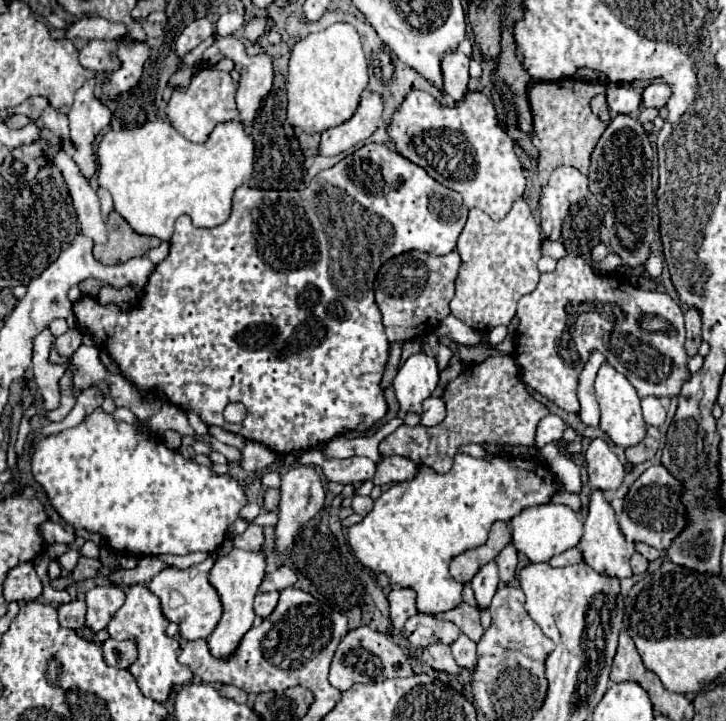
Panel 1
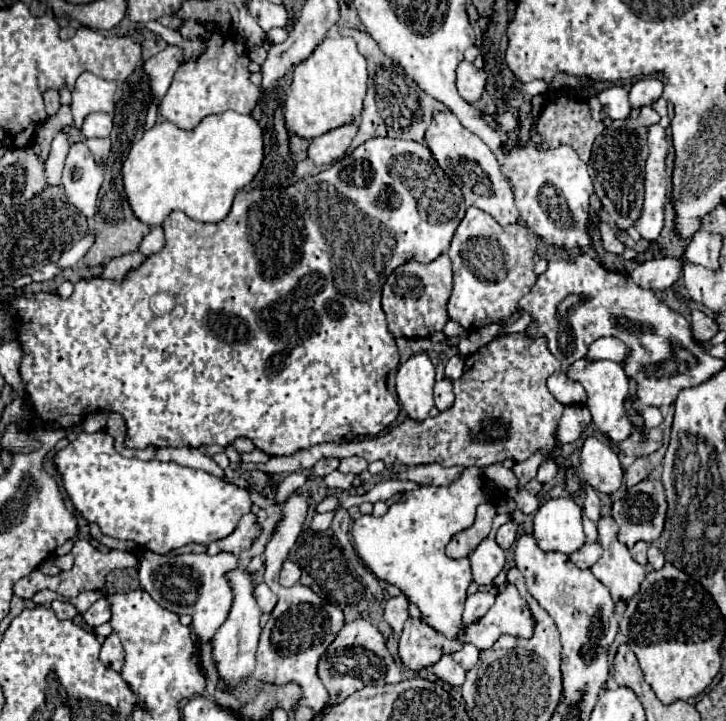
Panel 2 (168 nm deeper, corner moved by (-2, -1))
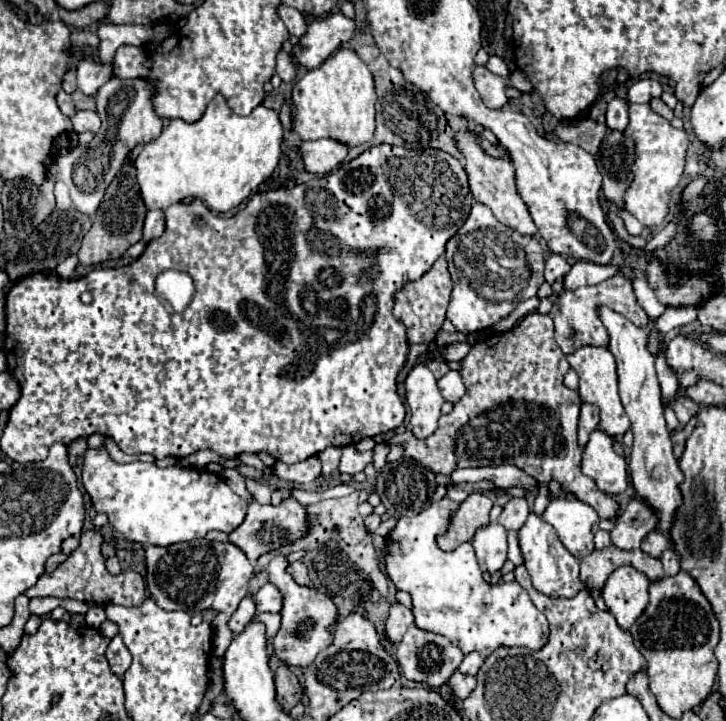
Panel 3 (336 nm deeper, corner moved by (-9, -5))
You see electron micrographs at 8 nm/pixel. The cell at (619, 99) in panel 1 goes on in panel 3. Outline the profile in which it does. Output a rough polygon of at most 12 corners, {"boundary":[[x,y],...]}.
{"boundary":[[616,96],[606,110],[606,126],[628,126],[628,100]]}

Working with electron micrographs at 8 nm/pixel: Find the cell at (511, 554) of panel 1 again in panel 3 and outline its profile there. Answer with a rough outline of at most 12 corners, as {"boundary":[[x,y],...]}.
{"boundary":[[514,498],[504,506],[498,522],[518,532],[530,510],[526,498]]}

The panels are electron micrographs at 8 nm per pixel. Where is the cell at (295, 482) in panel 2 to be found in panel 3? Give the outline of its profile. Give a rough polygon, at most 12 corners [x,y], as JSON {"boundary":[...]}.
{"boundary":[[332,446],[318,454],[322,476],[330,476],[340,462],[342,450]]}

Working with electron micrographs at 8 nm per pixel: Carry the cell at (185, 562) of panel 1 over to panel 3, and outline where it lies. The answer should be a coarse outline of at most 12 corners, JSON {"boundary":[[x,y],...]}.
{"boundary":[[238,470],[224,476],[248,500],[244,522],[230,542],[254,564],[262,554],[306,532],[296,500],[260,506]]}

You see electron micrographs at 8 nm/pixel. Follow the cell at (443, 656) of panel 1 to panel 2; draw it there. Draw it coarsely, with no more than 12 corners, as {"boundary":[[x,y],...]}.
{"boundary":[[445,654],[431,670],[451,686],[465,682],[465,670]]}

